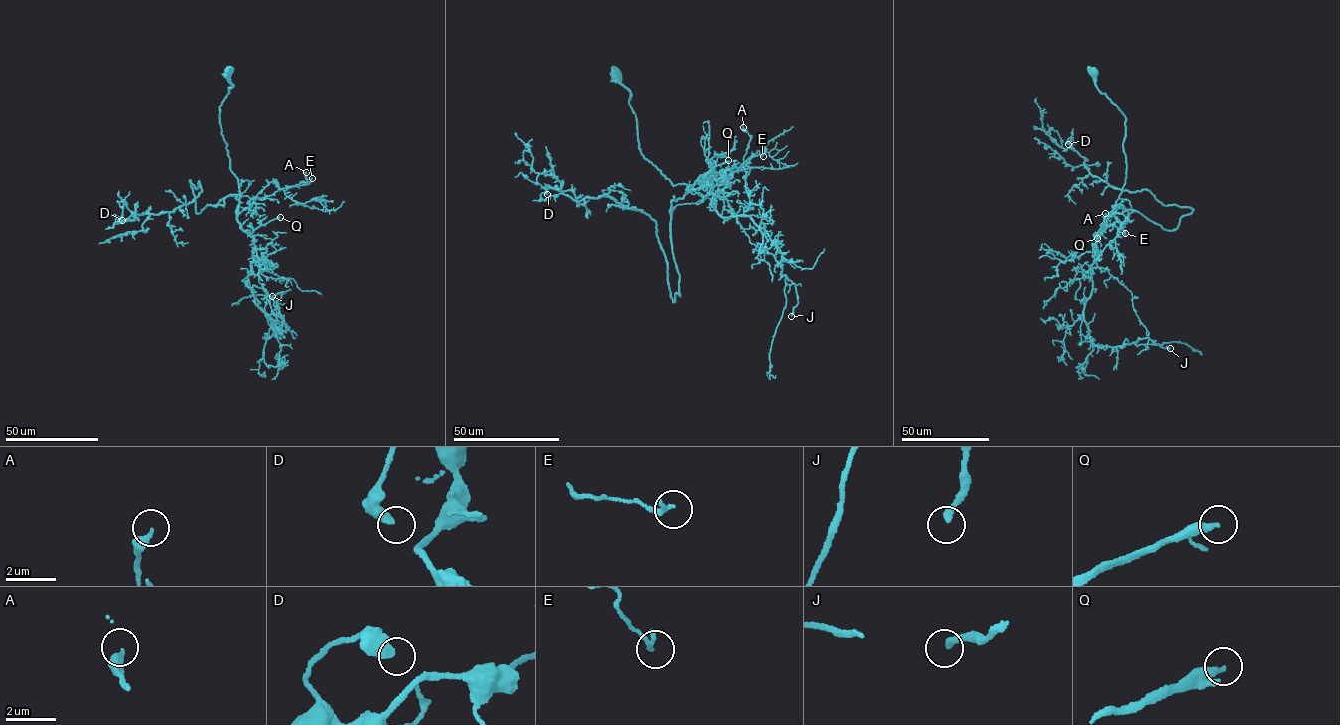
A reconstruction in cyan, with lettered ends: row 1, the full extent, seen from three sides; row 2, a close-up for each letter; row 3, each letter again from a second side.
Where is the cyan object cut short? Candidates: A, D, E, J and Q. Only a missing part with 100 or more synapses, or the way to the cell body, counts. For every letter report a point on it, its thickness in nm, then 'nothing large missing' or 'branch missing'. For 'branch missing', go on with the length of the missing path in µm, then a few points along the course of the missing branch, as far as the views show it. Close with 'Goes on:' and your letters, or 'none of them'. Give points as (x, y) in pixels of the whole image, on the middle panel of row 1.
A: (743, 127) | 320 nm | nothing large missing
D: (547, 194) | 320 nm | nothing large missing
E: (763, 156) | 180 nm | nothing large missing
J: (791, 316) | 240 nm | nothing large missing
Q: (728, 160) | 280 nm | branch missing | 80 µm | (728, 160), (742, 146), (746, 138), (749, 116), (765, 96), (762, 89), (753, 84), (745, 91), (747, 87)
Goes on: Q

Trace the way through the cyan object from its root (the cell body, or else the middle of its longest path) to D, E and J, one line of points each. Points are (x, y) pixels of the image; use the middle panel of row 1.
D: (617, 75), (644, 159), (689, 188), (670, 211), (680, 296), (673, 302), (651, 216), (606, 196), (547, 194)
E: (617, 75), (630, 91), (639, 148), (673, 186), (688, 188), (697, 179), (714, 187), (757, 151), (763, 156)
J: (617, 75), (644, 159), (673, 186), (708, 184), (717, 213), (749, 217), (779, 248), (791, 316)

